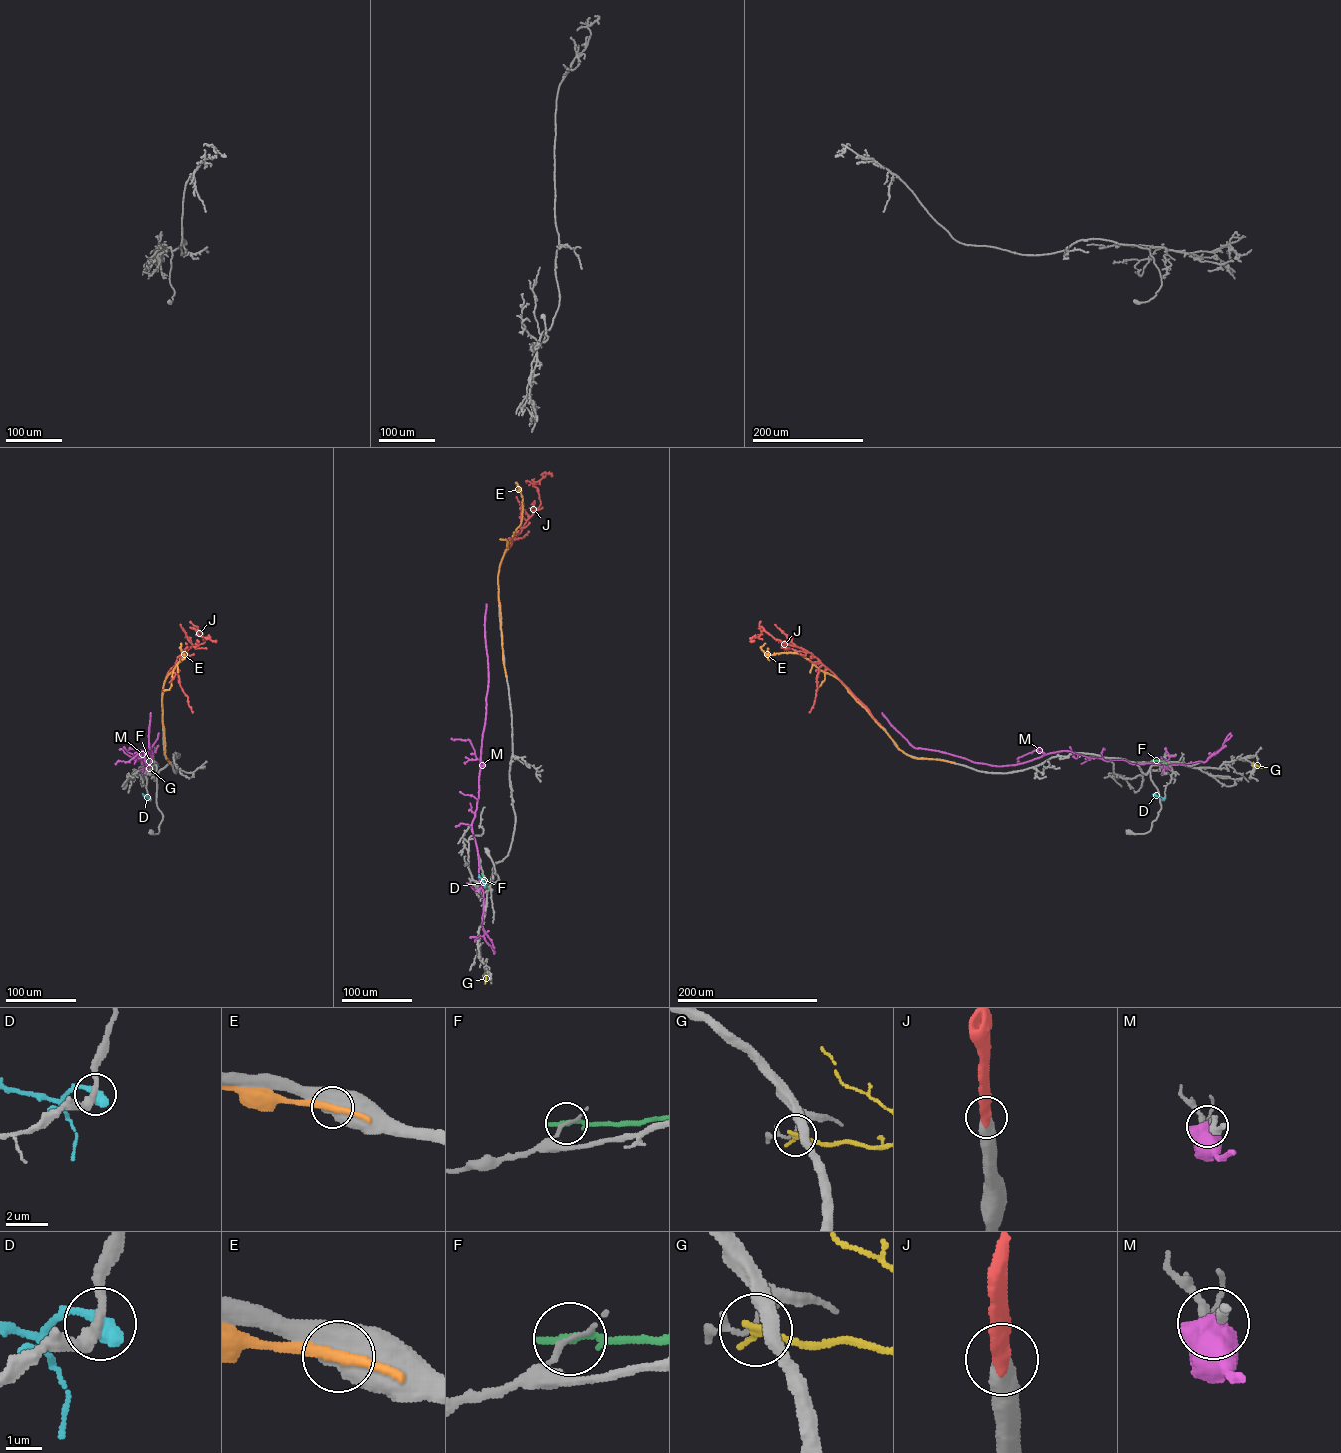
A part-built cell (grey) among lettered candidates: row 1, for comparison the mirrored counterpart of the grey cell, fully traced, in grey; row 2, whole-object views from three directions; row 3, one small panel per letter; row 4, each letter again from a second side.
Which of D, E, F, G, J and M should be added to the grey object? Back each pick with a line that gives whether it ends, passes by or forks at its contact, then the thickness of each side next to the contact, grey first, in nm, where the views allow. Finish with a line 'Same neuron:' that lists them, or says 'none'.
J: it ends | 600/500 nm
Same neuron: J

